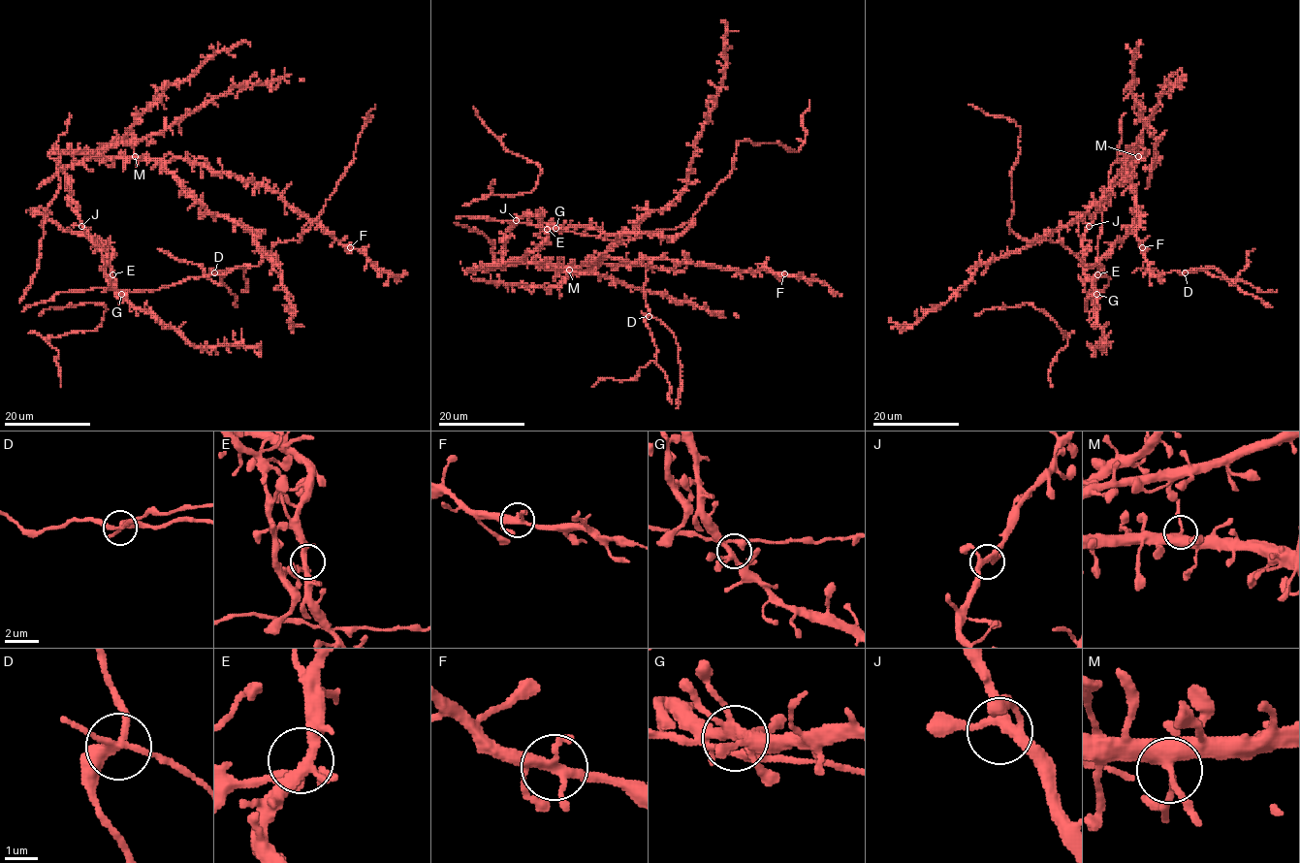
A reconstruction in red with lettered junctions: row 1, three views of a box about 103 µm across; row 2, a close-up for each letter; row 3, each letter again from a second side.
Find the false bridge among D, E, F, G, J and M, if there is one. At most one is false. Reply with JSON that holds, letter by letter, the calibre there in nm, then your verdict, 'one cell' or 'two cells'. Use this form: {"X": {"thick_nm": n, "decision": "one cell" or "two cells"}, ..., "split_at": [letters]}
{"D": {"thick_nm": 280, "decision": "two cells"}, "E": {"thick_nm": 280, "decision": "one cell"}, "F": {"thick_nm": 280, "decision": "one cell"}, "G": {"thick_nm": 280, "decision": "one cell"}, "J": {"thick_nm": 280, "decision": "one cell"}, "M": {"thick_nm": 360, "decision": "one cell"}, "split_at": ["D"]}

